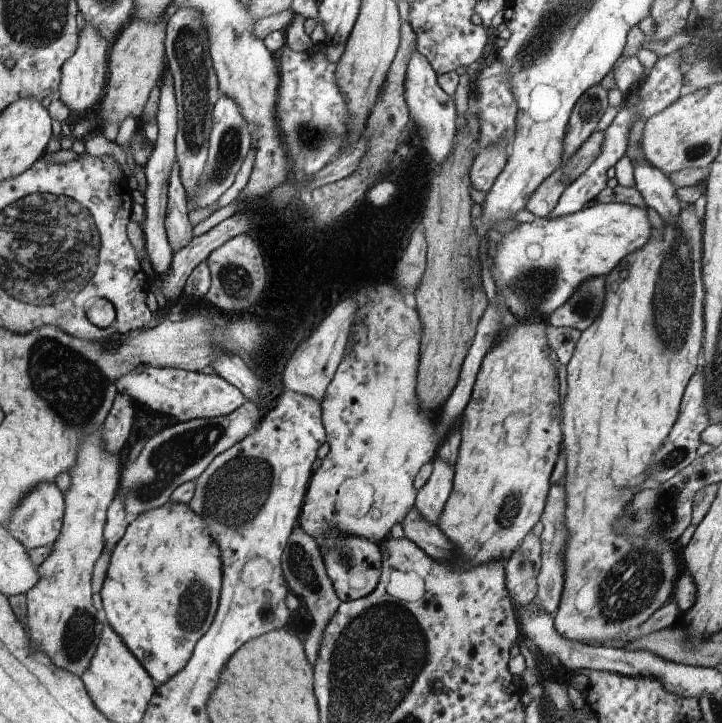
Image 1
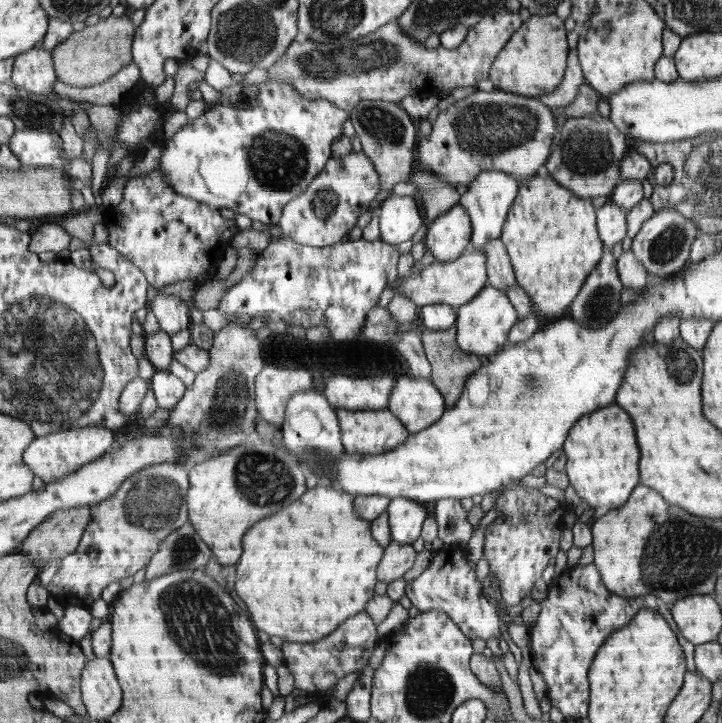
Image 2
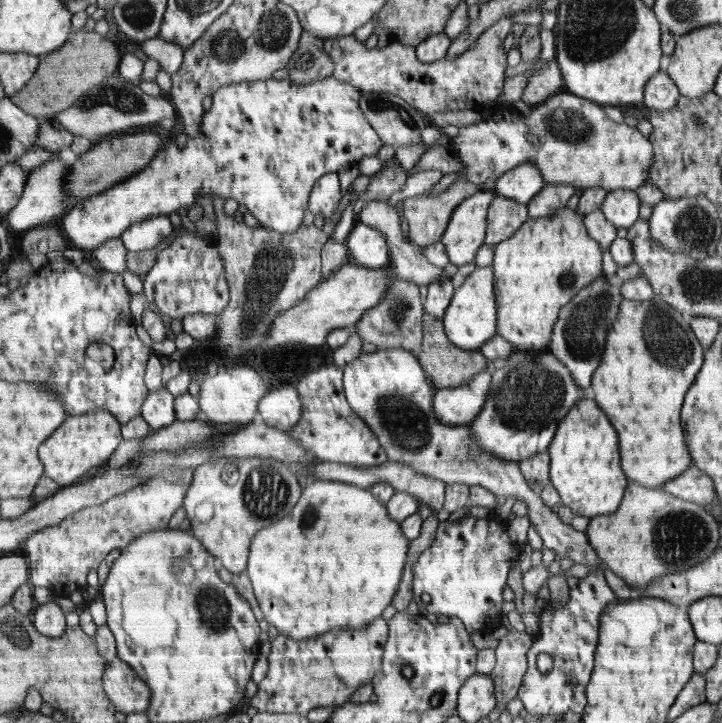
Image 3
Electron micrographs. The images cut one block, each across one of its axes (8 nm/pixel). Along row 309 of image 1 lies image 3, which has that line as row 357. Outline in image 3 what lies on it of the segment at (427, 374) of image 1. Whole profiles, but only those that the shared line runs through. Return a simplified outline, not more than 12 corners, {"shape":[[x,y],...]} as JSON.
{"shape":[[425,314],[418,358],[438,389],[465,386],[485,355],[450,342],[443,320]]}

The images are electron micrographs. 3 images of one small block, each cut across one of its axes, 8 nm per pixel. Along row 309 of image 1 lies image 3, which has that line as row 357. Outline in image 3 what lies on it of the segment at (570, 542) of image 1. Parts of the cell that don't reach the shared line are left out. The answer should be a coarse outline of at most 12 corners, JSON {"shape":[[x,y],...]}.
{"shape":[[622,300],[589,391],[624,474],[693,464],[680,408],[702,368],[688,318]]}

